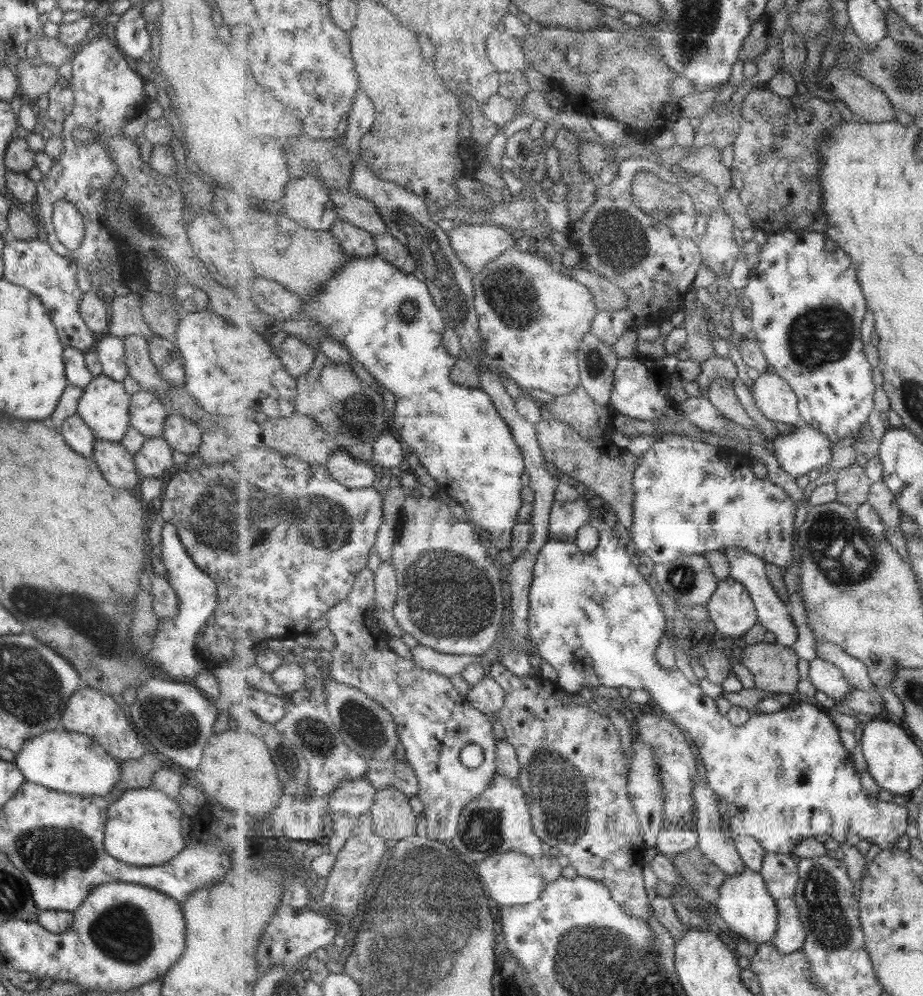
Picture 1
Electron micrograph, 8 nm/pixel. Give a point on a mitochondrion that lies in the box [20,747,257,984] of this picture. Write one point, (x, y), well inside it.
(122, 932)

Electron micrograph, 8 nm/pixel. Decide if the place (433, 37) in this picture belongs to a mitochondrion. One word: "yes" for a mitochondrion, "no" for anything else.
no

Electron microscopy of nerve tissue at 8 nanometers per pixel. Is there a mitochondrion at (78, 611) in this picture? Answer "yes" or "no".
yes

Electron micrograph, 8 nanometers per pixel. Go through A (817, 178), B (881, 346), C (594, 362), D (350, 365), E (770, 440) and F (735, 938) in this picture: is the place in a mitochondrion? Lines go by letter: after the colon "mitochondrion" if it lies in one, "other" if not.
A: other
B: other
C: mitochondrion
D: other
E: other
F: other

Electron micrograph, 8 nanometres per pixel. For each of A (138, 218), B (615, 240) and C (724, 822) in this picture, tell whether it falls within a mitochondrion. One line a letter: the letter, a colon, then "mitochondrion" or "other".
A: mitochondrion
B: mitochondrion
C: other

